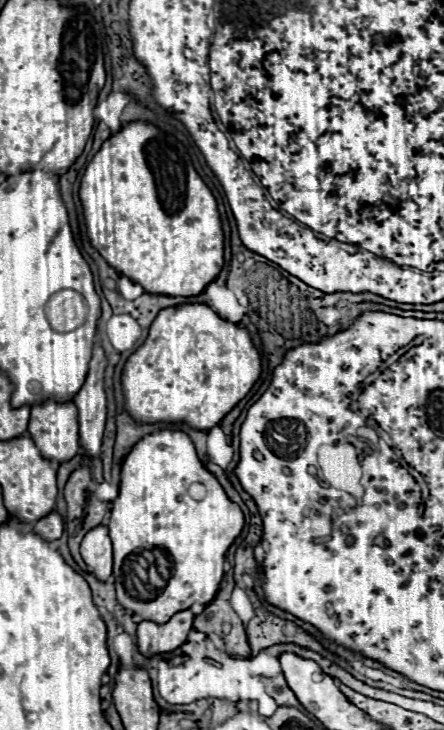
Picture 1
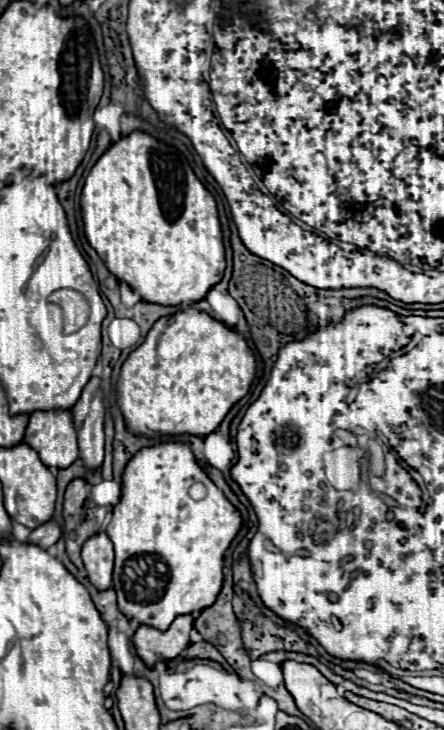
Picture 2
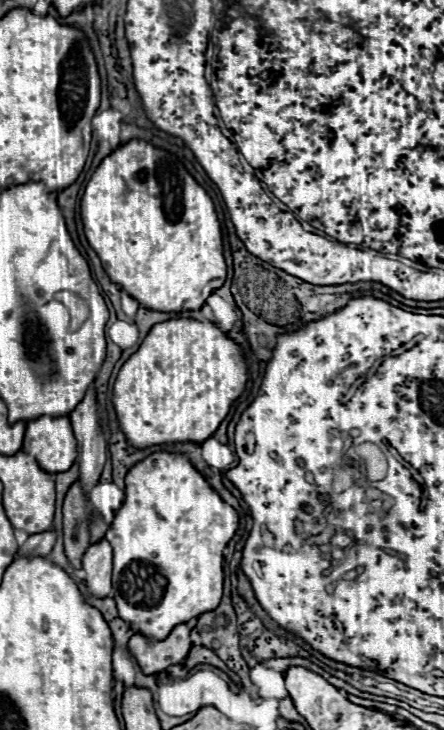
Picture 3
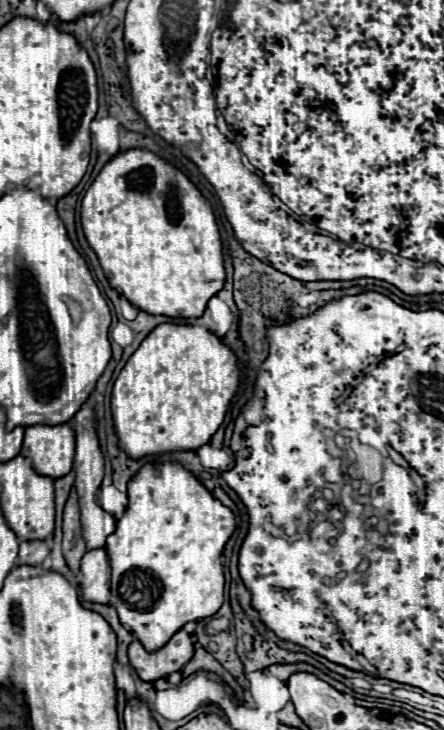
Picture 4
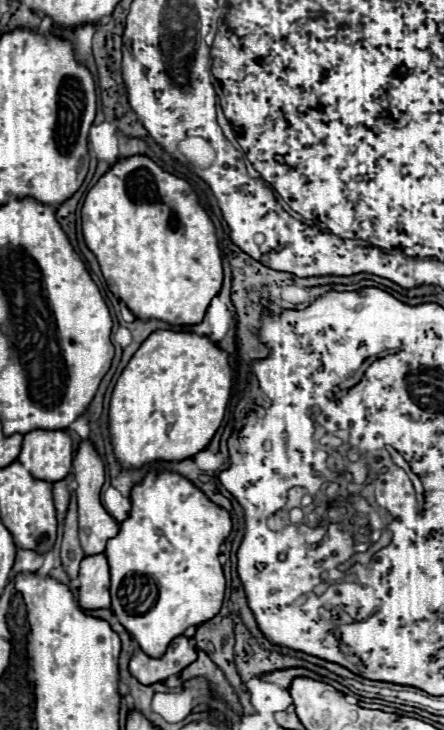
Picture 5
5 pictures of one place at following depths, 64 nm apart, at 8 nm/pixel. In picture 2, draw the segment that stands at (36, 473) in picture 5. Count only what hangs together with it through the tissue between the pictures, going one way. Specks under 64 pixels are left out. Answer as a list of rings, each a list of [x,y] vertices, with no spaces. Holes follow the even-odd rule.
[[[72,410],[34,412],[30,416],[24,442],[38,452],[40,460],[50,470],[68,468],[78,458]]]

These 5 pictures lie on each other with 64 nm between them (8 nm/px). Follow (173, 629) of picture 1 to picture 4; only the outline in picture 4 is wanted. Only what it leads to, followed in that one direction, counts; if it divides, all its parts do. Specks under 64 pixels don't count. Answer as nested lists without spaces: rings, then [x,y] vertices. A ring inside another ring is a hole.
[[[178,630],[158,652],[146,652],[140,642],[132,642],[128,654],[130,666],[136,670],[140,680],[154,682],[158,678],[166,678],[174,672],[180,672],[184,664],[192,660],[194,644],[188,632]]]

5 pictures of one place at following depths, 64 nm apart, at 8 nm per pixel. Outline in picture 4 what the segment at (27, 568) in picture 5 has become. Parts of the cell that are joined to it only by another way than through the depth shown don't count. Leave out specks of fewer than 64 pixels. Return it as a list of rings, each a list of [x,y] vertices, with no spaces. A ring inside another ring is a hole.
[[[22,542],[16,566],[40,566],[44,558],[50,554],[48,542]]]

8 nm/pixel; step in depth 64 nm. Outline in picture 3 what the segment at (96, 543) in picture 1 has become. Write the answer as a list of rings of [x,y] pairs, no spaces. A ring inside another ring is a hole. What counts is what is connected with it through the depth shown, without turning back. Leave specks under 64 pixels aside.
[[[106,540],[92,544],[82,558],[82,570],[86,572],[88,594],[96,598],[106,598],[110,594],[112,546]]]

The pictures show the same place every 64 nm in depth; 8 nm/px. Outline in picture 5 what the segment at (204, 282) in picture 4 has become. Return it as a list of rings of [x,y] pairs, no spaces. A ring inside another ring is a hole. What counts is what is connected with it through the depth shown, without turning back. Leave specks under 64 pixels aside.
[[[146,156],[116,162],[86,194],[82,206],[82,232],[94,252],[104,280],[136,318],[164,320],[170,326],[200,324],[210,300],[222,288],[222,258],[212,220],[200,208],[192,186],[154,164]]]

